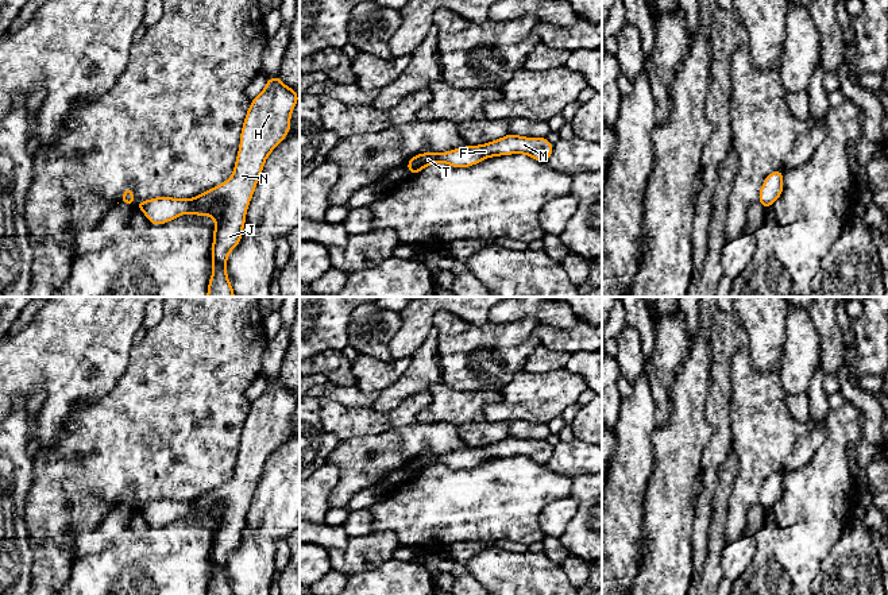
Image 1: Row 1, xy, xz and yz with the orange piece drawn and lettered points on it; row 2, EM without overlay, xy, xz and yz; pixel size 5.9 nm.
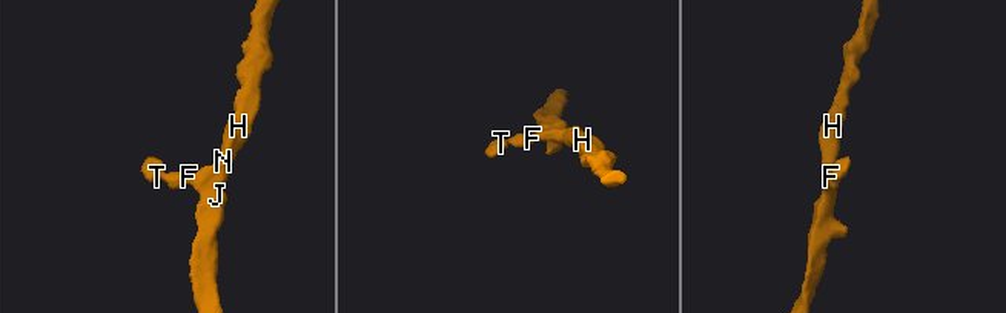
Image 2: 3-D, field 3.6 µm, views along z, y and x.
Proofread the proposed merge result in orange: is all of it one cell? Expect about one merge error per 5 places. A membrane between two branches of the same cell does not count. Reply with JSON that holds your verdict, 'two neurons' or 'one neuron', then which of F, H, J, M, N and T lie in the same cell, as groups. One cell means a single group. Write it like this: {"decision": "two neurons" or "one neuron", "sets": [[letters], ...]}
{"decision": "one neuron", "sets": [["F", "H", "J", "M", "N", "T"]]}

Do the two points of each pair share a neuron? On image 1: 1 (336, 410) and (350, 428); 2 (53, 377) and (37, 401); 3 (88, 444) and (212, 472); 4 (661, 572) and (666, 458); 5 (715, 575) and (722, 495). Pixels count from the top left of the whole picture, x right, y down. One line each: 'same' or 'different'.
1: same
2: different
3: same
4: same
5: same

